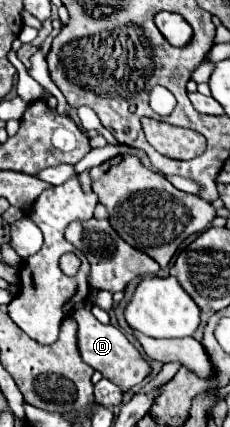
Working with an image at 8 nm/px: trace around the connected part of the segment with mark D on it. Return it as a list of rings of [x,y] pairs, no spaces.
[[[90,301],[78,303],[72,313],[72,319],[78,321],[78,349],[82,359],[94,367],[96,371],[100,371],[106,379],[110,379],[112,383],[120,385],[124,391],[132,389],[134,385],[138,385],[148,373],[150,373],[150,365],[140,357],[140,353],[136,351],[136,347],[126,339],[126,335],[116,329],[114,325],[102,325],[90,311]]]

